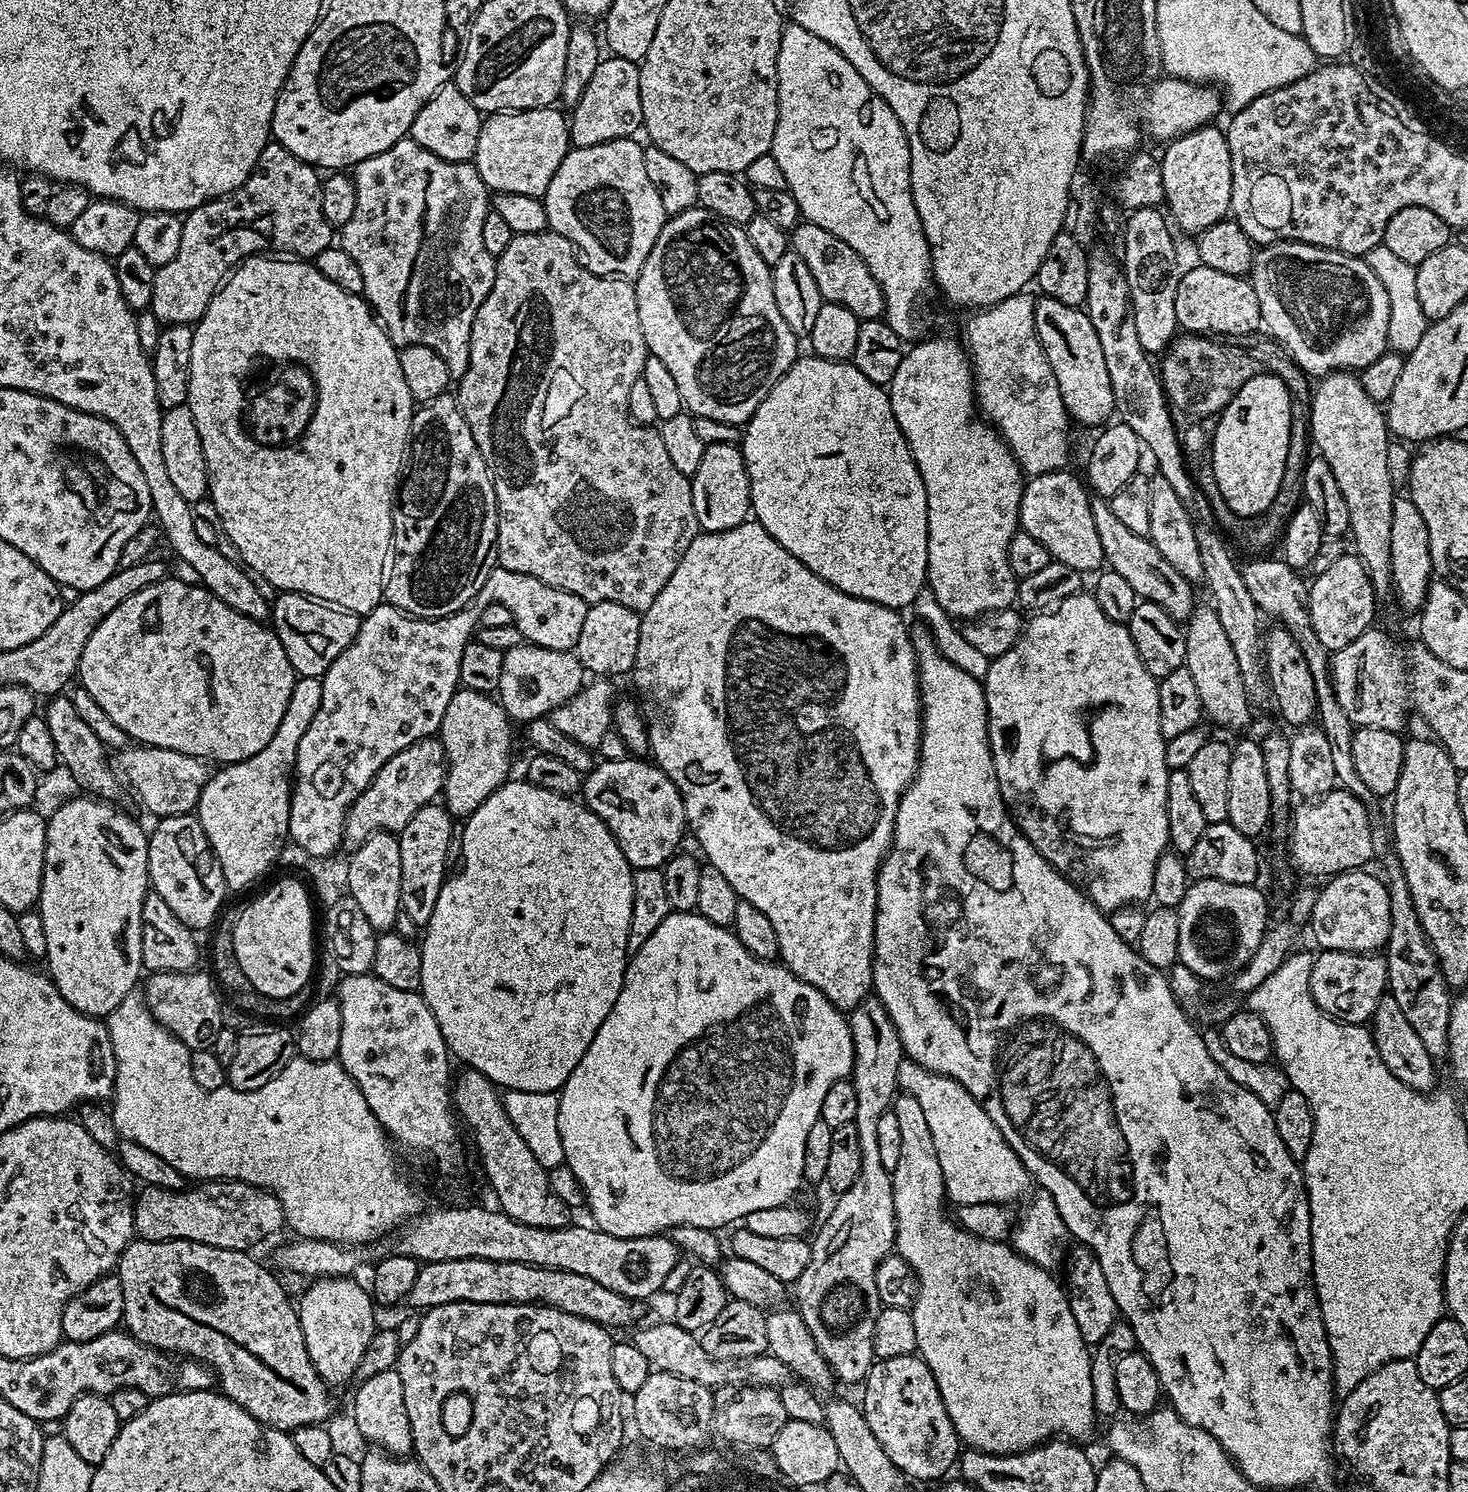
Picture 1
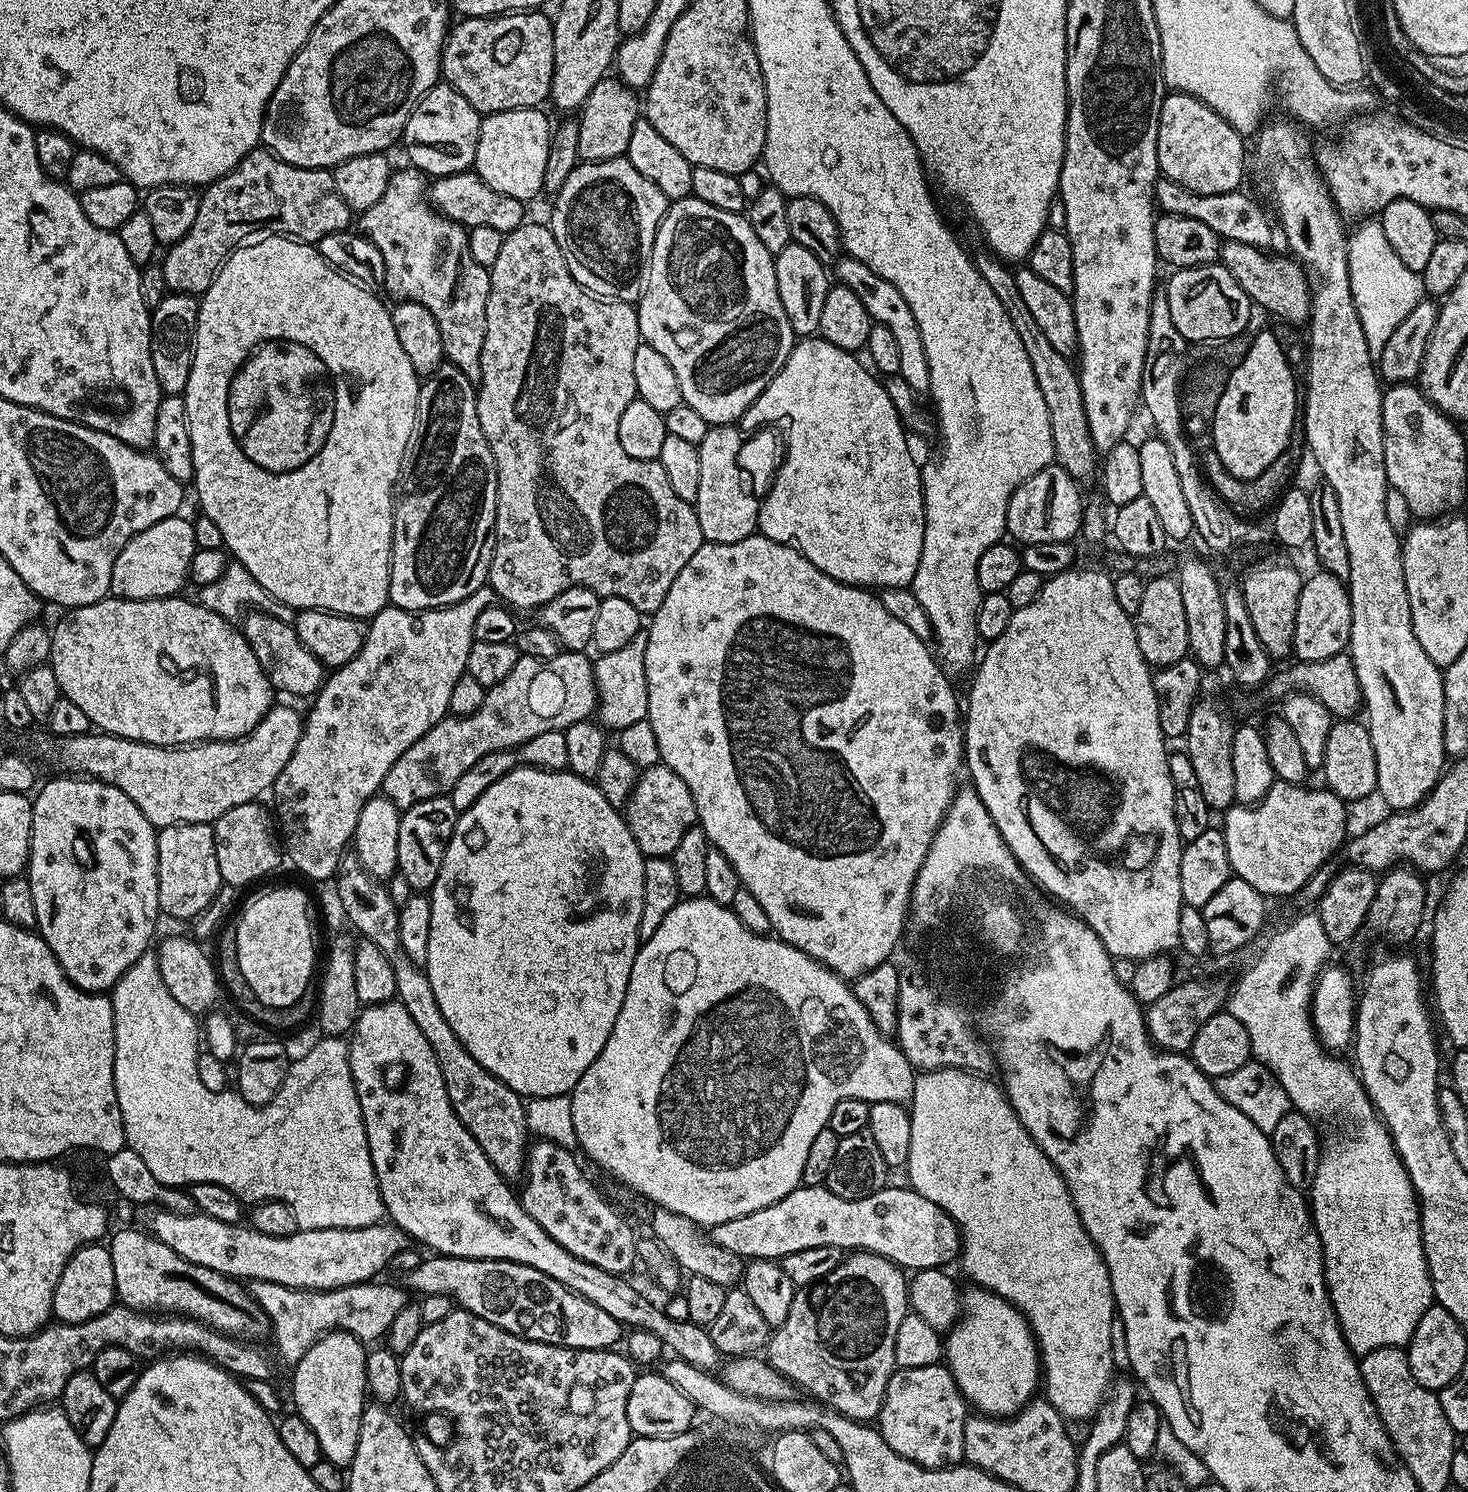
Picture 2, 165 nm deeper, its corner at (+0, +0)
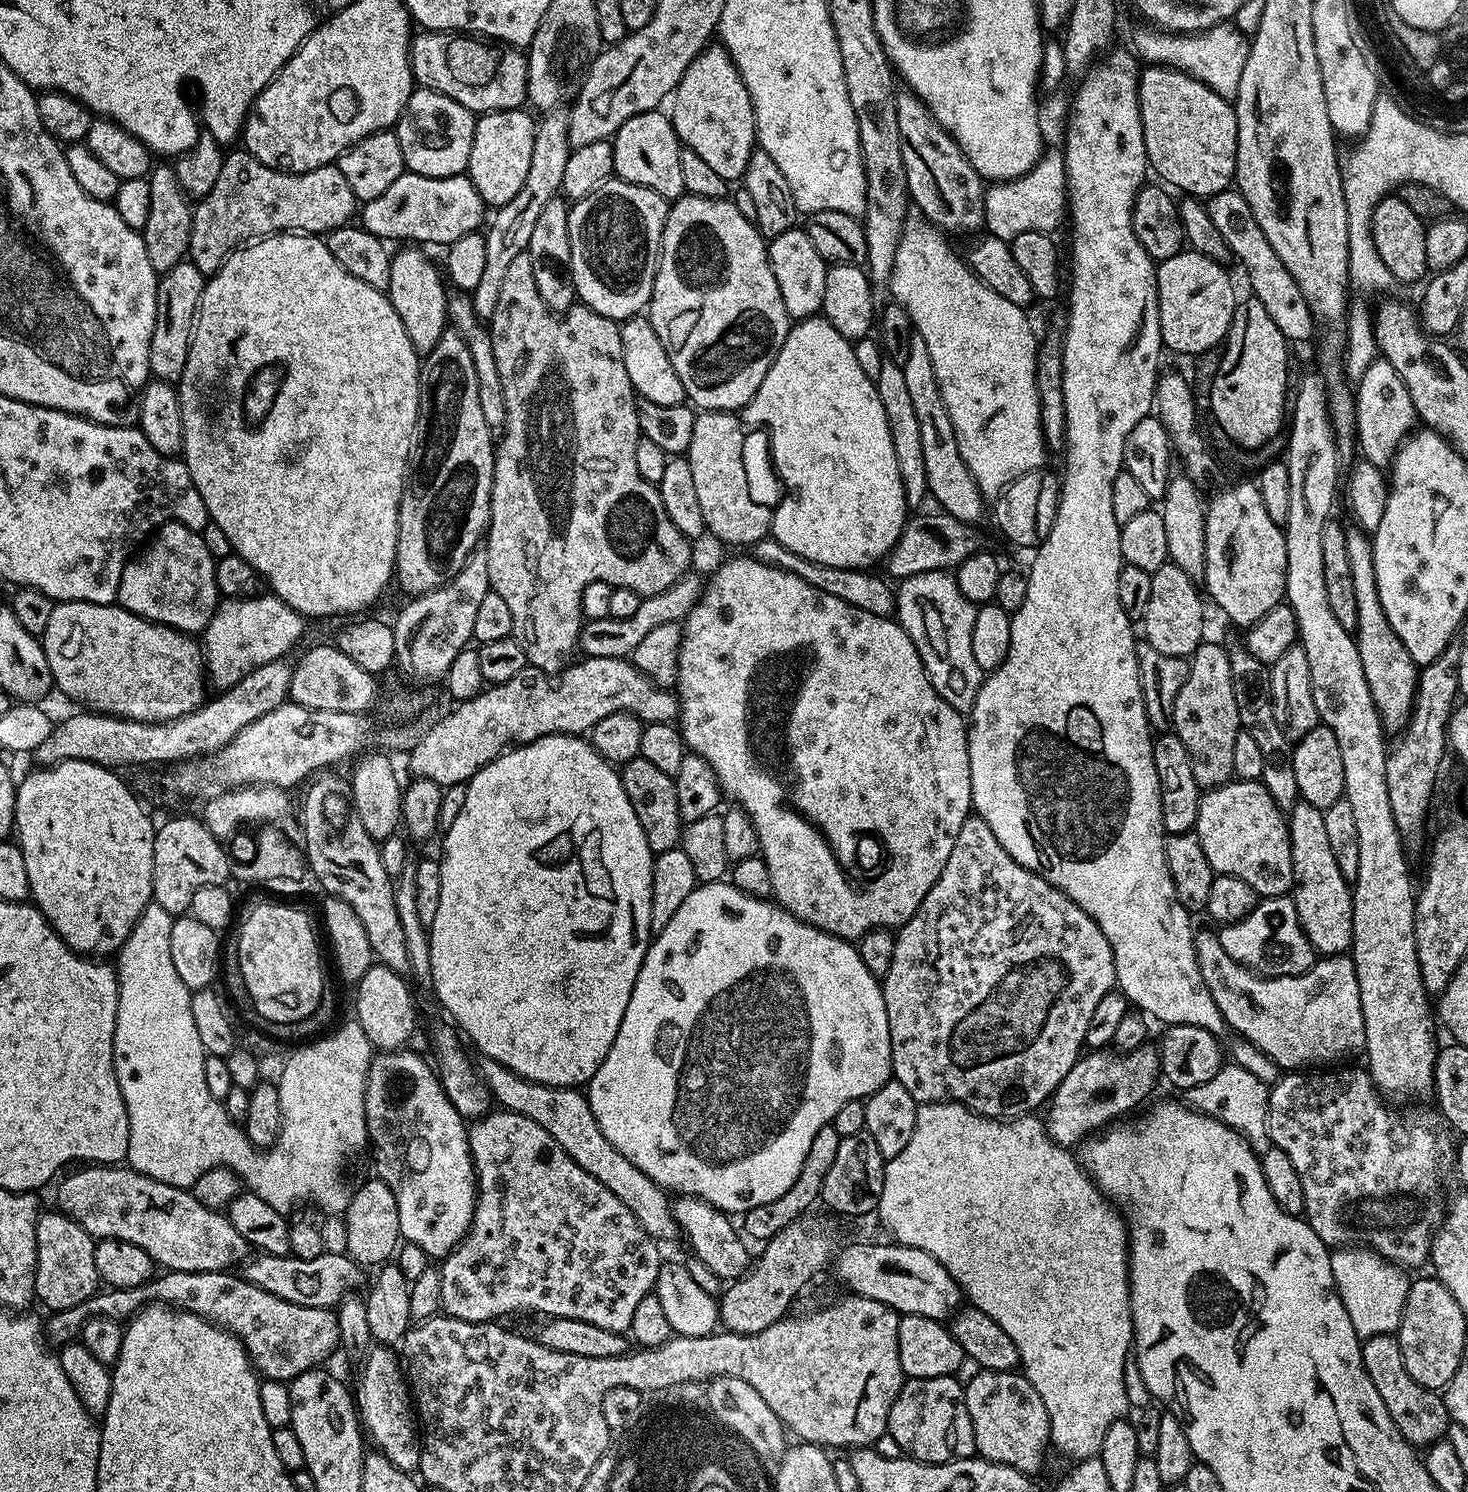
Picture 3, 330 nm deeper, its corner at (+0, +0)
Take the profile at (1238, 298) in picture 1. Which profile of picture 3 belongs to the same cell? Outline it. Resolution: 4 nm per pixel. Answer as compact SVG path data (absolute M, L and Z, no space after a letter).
M1181 250L1170 258L1156 264L1156 289L1158 290L1158 318L1162 326L1162 342L1167 351L1181 352L1184 356L1195 358L1200 353L1216 345L1225 343L1238 303L1236 288L1228 277L1228 272L1219 260L1212 260L1200 252Z

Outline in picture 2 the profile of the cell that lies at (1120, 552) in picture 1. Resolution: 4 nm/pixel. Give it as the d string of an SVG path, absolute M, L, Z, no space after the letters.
M987 250L975 253L974 259L978 274L986 278L990 290L994 290L994 295L998 297L998 302L1002 302L1006 314L1010 314L1010 322L1014 322L1014 330L1018 330L1022 346L1026 346L1030 366L1034 366L1034 378L1038 378L1038 390L1042 390L1042 398L1046 398L1046 414L1050 414L1050 434L1054 438L1055 463L1064 468L1066 474L1070 474L1070 478L1078 482L1095 481L1098 476L1098 453L1090 438L1090 426L1086 422L1086 410L1082 406L1080 377L1073 361L1067 356L1058 354L1058 350L1050 346L1046 334L1042 334L1038 321L1031 316L1026 302L1022 302L1015 271L999 256Z

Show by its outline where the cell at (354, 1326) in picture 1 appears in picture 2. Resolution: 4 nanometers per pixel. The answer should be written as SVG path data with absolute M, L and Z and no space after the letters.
M328 1332L302 1358L294 1365L292 1371L292 1400L296 1403L295 1415L300 1416L314 1430L318 1438L320 1455L323 1459L334 1462L341 1470L347 1469L354 1458L354 1450L358 1446L358 1430L362 1426L362 1414L366 1407L366 1399L369 1395L366 1382L366 1358L368 1352L365 1345L354 1334L349 1332Z

